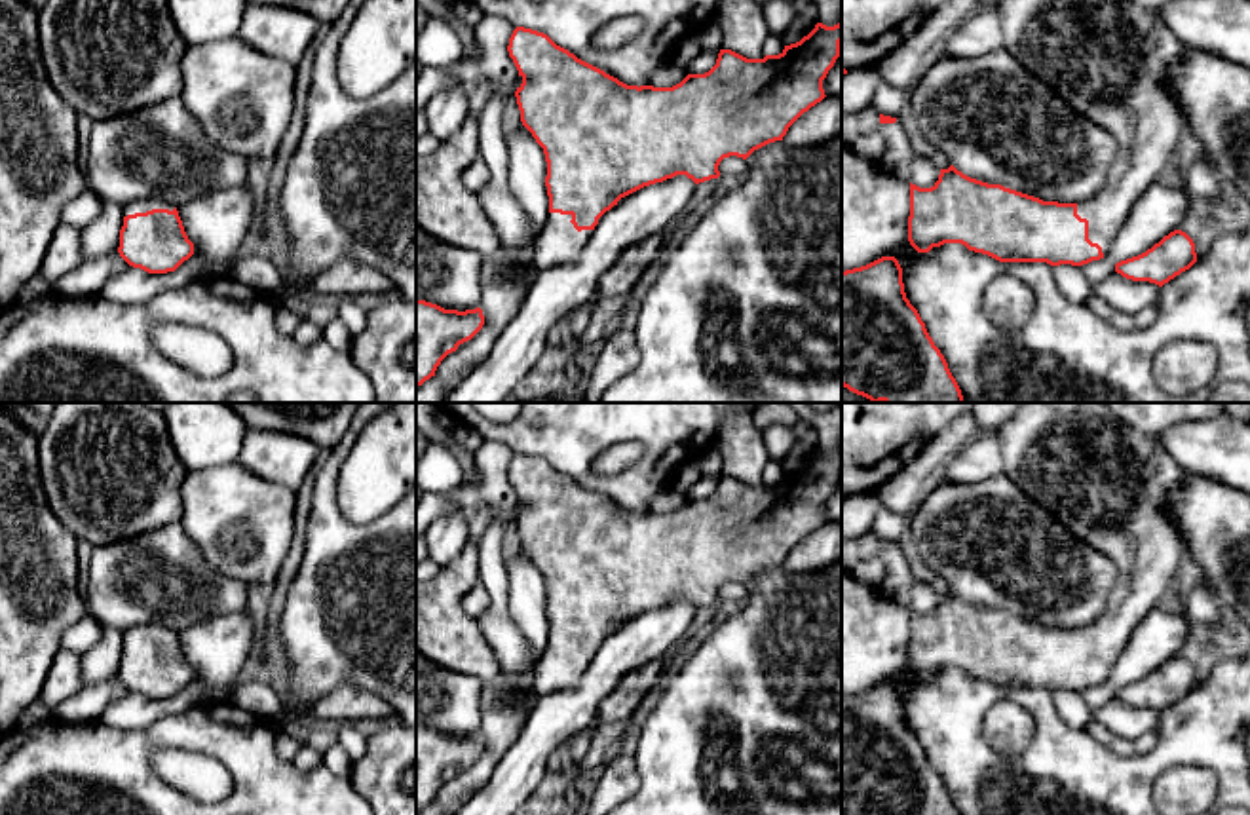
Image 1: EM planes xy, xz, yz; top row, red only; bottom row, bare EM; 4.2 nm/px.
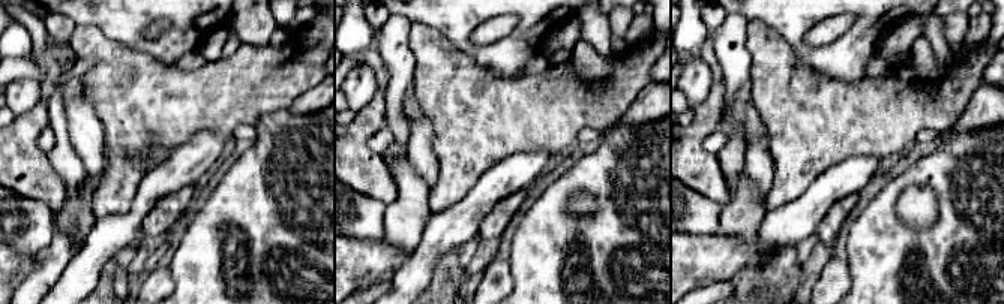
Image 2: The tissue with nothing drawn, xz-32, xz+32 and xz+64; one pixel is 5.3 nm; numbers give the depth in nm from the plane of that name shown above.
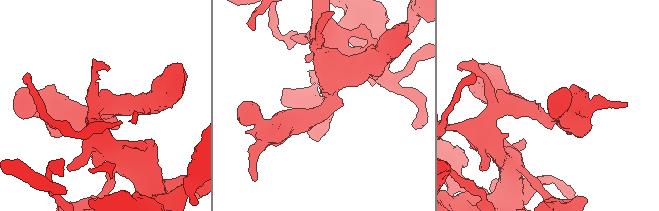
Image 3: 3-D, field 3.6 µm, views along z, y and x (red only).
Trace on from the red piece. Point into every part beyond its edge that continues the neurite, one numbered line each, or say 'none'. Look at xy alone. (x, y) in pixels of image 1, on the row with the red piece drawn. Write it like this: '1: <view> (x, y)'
1: xy (141, 206)

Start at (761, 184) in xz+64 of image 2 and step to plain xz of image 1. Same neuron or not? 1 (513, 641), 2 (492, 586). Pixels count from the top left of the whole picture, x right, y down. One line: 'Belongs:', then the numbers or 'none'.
Belongs: none

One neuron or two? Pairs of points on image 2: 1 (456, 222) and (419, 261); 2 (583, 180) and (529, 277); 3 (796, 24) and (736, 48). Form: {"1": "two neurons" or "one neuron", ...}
{"1": "one neuron", "2": "one neuron", "3": "two neurons"}

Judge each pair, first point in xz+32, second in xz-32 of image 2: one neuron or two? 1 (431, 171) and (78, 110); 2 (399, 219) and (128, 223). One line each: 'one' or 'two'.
1: one
2: two

